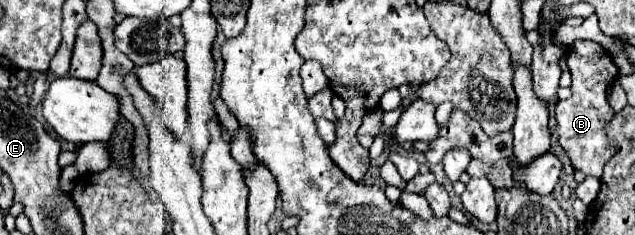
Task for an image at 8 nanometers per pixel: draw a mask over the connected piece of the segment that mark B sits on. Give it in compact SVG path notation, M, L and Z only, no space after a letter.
M575 40L567 52L567 66L573 76L571 98L561 100L555 106L555 134L563 150L567 152L575 170L581 170L587 176L601 178L605 162L613 156L613 146L605 140L605 124L613 118L613 108L607 102L607 90L619 76L619 68L613 64L611 56L603 50L601 44L593 40Z

